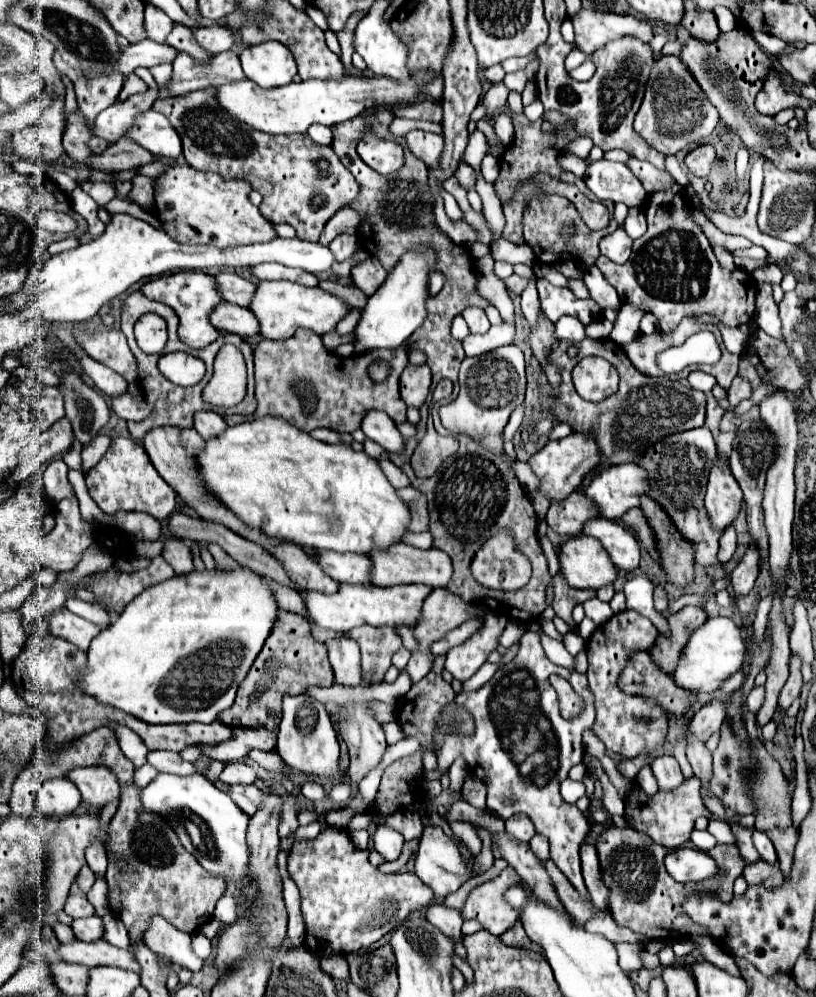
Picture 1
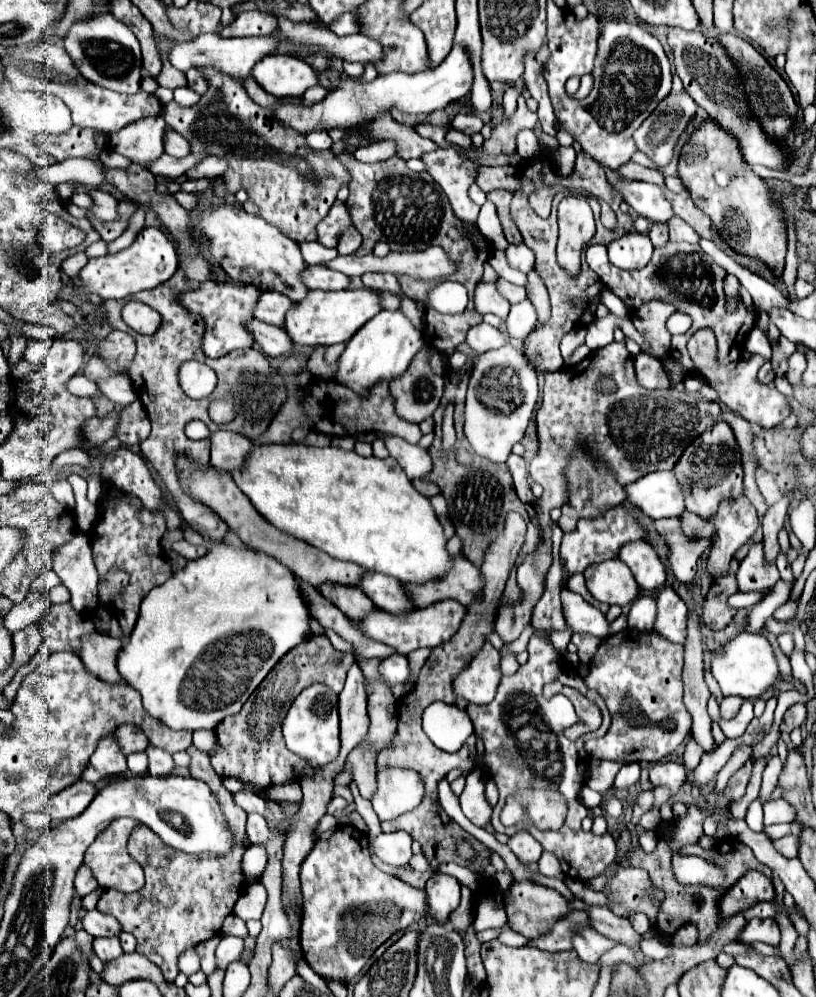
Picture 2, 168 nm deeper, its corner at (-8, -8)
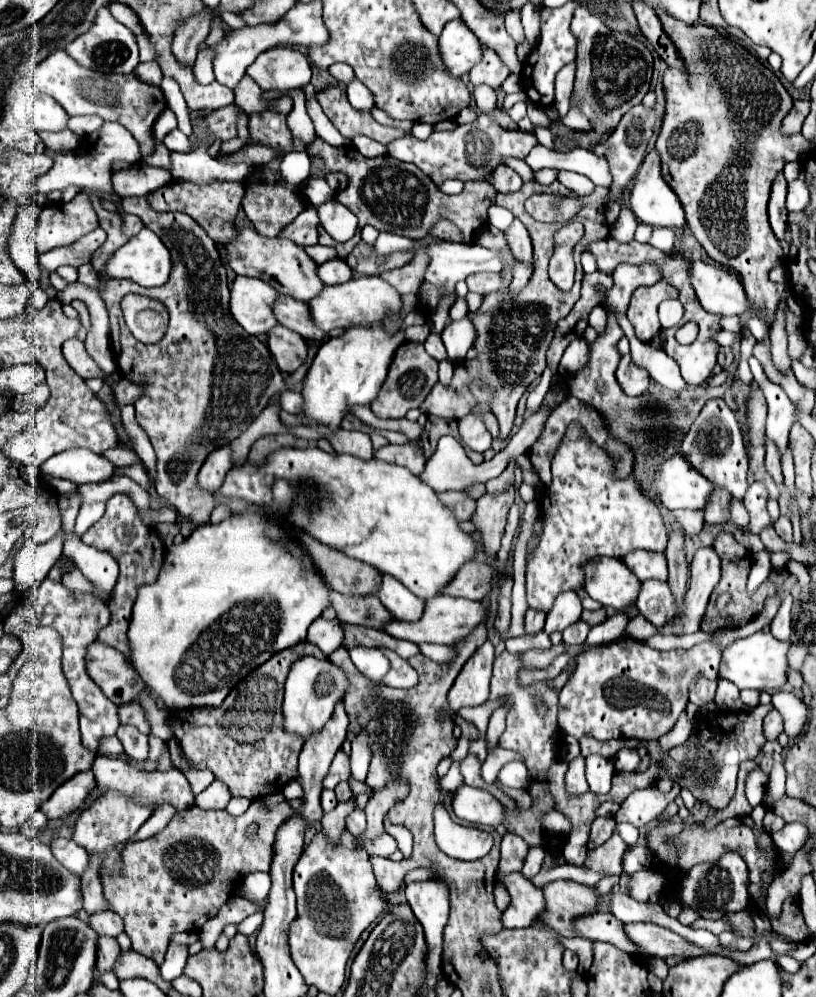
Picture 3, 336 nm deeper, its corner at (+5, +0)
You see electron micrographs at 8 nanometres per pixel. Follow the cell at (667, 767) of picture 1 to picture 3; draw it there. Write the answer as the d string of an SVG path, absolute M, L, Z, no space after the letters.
M620 749L614 757L614 767L616 771L636 771L638 769L638 753L634 749Z

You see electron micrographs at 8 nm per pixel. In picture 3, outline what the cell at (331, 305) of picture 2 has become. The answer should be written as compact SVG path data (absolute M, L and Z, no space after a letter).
M356 277L342 285L326 285L308 305L312 321L324 331L334 331L338 327L350 329L354 325L372 327L374 323L382 323L390 313L402 317L402 295L380 277Z

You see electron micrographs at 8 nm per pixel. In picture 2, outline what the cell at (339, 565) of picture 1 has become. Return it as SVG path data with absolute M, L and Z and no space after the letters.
M365 571L359 589L363 589L365 595L375 603L375 607L391 613L405 613L407 609L413 609L409 603L401 583L395 577L377 573L377 571Z

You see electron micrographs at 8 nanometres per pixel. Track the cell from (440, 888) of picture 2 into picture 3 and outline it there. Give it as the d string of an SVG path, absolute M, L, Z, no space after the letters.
M420 881L406 885L406 899L424 927L428 955L426 965L432 975L442 975L442 931L448 921L448 891L444 883Z

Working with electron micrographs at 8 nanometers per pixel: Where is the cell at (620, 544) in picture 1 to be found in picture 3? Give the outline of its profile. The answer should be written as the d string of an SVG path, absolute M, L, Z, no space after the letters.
M632 551L624 559L626 567L640 579L658 579L666 581L668 579L668 567L666 567L666 557L664 553L652 553L652 551Z

